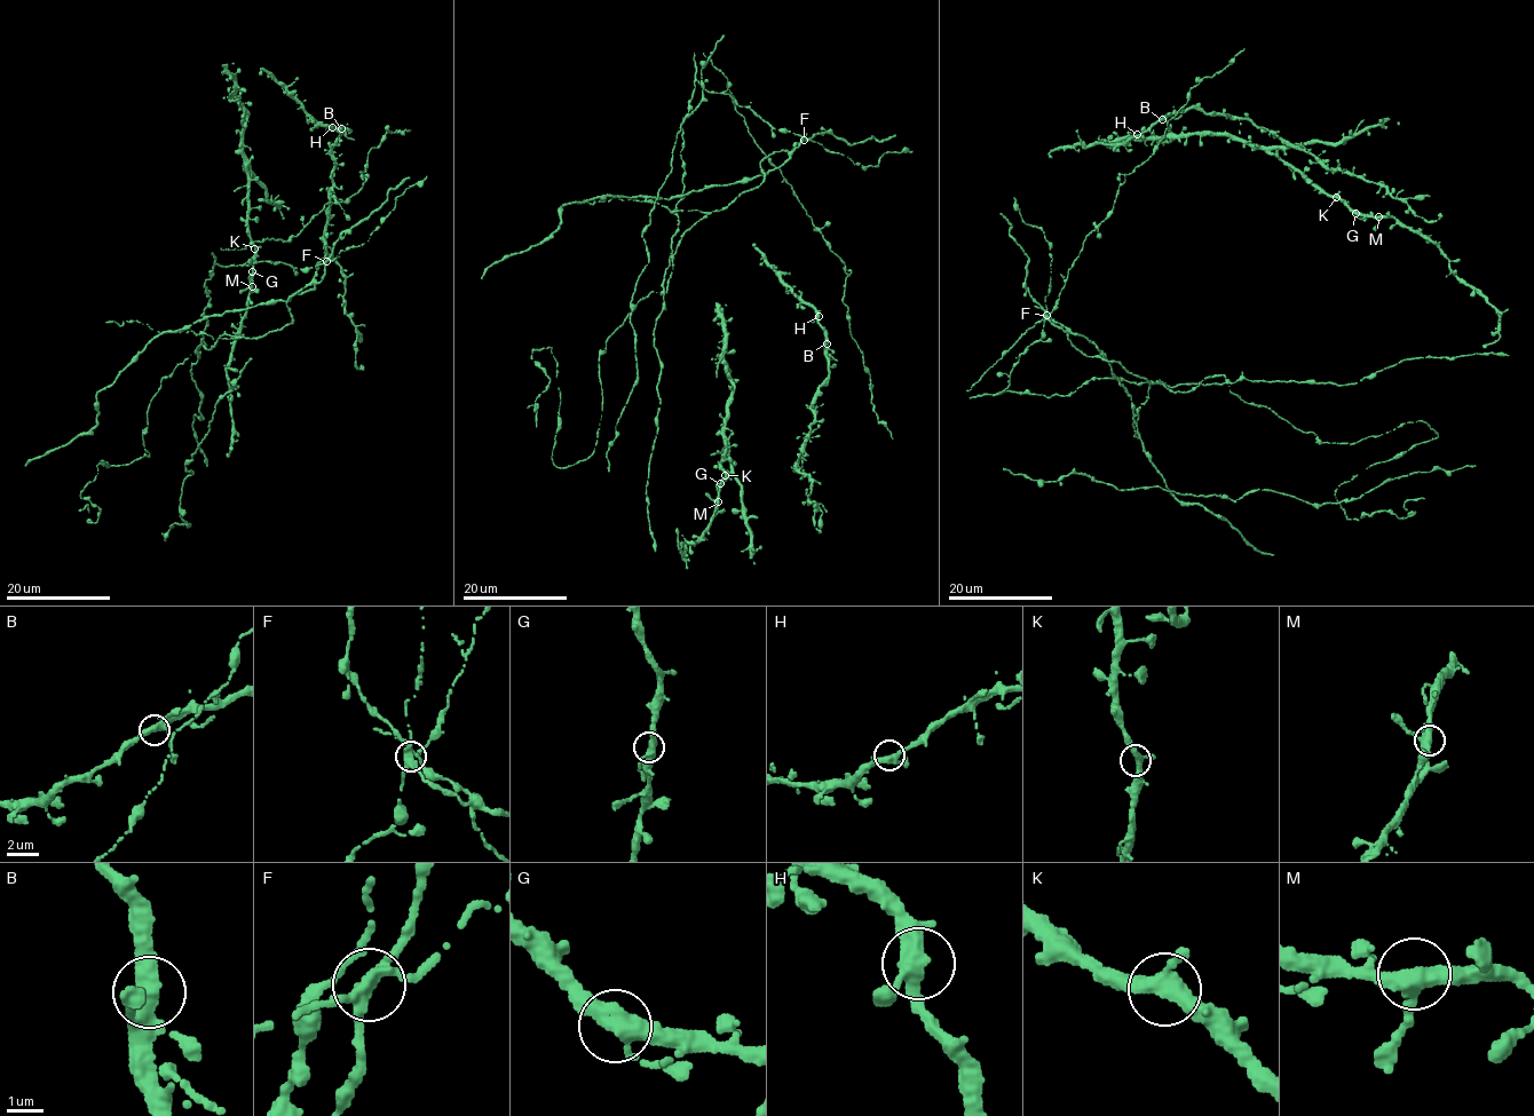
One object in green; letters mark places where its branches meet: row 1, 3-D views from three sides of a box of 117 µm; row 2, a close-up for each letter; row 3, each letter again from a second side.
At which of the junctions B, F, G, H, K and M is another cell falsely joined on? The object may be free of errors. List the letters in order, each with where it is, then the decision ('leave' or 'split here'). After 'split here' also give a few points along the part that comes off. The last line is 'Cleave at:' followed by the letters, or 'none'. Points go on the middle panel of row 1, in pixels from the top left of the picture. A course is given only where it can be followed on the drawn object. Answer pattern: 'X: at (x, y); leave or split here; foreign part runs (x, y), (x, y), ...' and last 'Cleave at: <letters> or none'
B: at (827, 343); leave
F: at (804, 140); split here
G: at (720, 483); leave
H: at (819, 316); leave
K: at (725, 475); leave
M: at (718, 501); leave
Cleave at: F

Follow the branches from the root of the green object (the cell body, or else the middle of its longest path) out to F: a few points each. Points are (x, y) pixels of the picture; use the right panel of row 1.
F: (1133, 382), (1200, 384), (1188, 392), (1169, 392), (1120, 363), (1084, 355), (1046, 315)

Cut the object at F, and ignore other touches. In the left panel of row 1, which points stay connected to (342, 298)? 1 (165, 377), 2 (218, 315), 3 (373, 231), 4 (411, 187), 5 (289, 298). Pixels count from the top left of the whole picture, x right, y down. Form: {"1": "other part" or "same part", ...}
{"1": "other part", "2": "other part", "3": "same part", "4": "same part", "5": "other part"}

